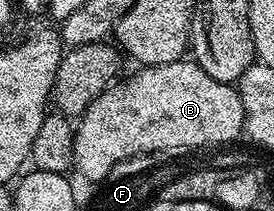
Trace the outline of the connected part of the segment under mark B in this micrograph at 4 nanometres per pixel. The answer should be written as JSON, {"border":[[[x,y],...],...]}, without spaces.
{"border":[[[182,59],[136,71],[126,81],[118,80],[106,87],[79,118],[82,127],[77,136],[77,161],[85,174],[91,173],[91,157],[103,174],[113,161],[138,150],[196,145],[237,132],[241,122],[240,92],[232,84],[211,79],[196,61]]]}

